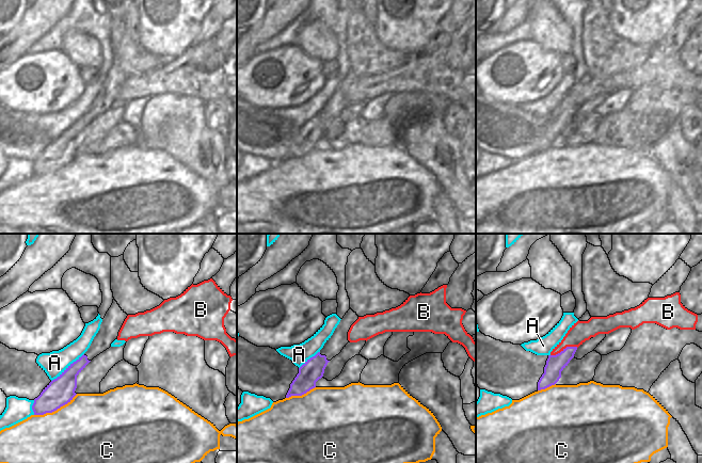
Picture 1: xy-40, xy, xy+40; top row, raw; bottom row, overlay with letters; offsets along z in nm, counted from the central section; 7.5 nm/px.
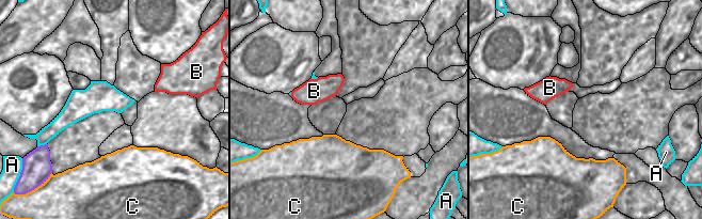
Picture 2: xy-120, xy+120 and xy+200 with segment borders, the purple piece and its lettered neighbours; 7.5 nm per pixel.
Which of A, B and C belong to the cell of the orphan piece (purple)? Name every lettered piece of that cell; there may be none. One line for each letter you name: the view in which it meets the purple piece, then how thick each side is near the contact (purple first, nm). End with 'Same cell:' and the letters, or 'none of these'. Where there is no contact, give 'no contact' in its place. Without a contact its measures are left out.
Same cell: none of these

